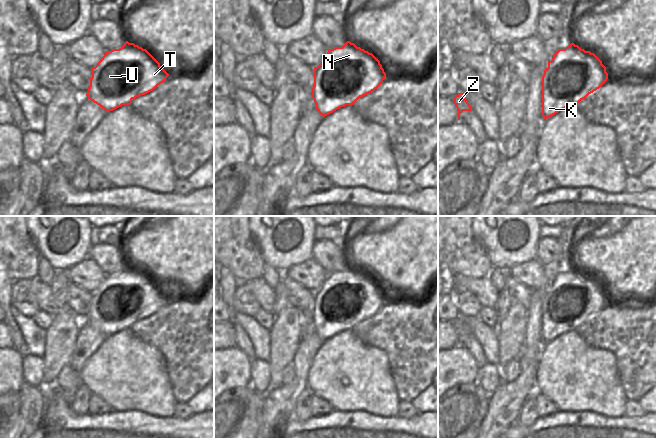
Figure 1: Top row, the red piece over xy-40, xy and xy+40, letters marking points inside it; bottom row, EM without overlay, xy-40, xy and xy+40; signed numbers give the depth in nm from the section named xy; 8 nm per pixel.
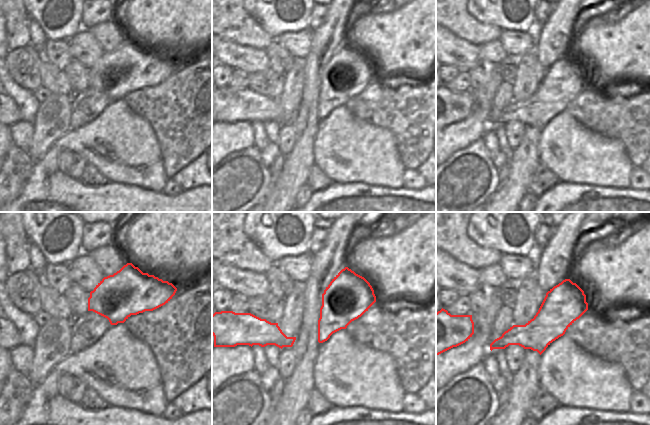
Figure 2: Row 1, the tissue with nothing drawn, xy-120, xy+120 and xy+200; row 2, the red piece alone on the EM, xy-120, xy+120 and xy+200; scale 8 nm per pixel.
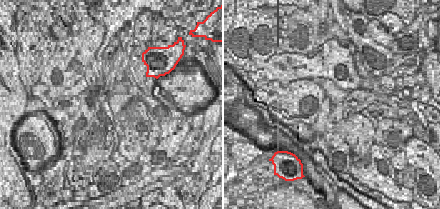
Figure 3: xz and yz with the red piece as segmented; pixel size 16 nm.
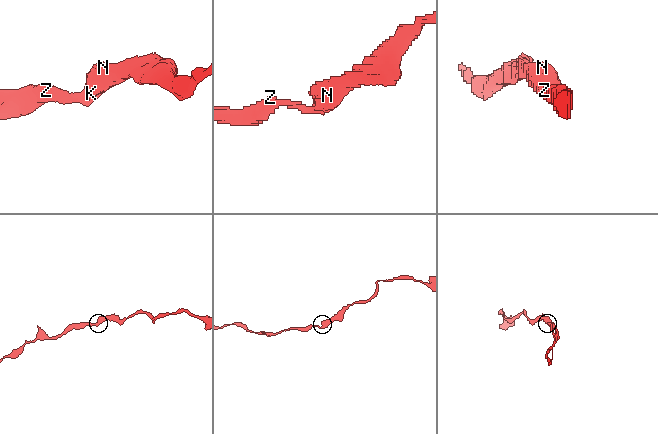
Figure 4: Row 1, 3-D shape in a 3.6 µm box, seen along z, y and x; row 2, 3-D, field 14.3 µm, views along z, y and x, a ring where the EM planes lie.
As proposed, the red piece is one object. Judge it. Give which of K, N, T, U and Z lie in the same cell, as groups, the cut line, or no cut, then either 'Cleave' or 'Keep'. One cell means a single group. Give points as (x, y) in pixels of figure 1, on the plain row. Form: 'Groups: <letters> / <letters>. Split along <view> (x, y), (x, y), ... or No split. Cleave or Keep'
Groups: K N T U Z. No split. Keep

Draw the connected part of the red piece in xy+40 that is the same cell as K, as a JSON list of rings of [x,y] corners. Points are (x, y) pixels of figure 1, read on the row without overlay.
[[[571,267],[548,285],[542,300],[542,340],[547,343],[567,331],[576,331],[608,303],[606,291],[590,275]]]

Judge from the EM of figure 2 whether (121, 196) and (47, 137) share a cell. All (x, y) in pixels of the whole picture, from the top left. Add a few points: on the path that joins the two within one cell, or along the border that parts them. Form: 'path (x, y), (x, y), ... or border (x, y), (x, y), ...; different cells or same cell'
border (70, 129), (60, 136), (40, 158), (36, 158); different cells

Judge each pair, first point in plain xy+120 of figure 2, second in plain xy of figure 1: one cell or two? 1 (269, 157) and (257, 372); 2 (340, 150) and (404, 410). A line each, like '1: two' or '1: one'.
1: one
2: two

